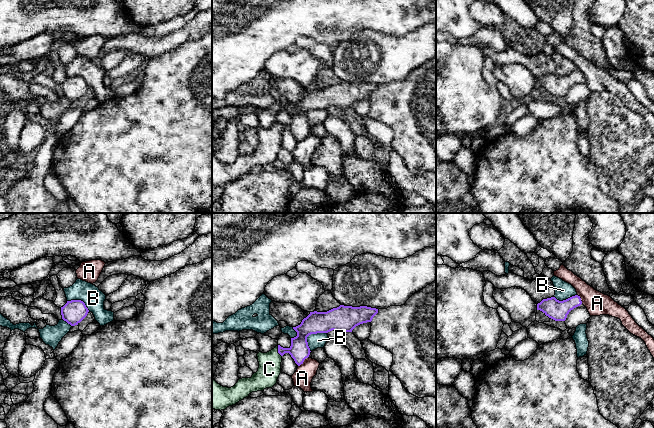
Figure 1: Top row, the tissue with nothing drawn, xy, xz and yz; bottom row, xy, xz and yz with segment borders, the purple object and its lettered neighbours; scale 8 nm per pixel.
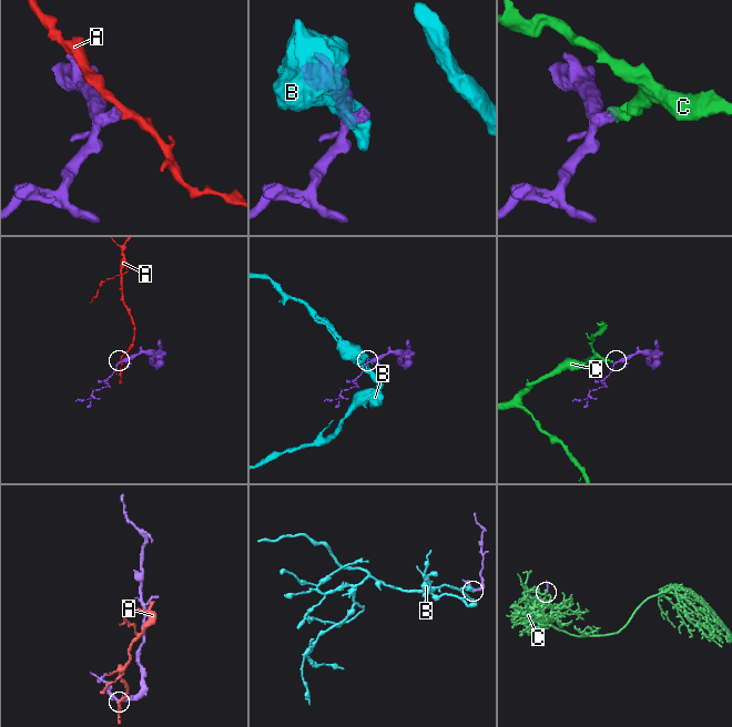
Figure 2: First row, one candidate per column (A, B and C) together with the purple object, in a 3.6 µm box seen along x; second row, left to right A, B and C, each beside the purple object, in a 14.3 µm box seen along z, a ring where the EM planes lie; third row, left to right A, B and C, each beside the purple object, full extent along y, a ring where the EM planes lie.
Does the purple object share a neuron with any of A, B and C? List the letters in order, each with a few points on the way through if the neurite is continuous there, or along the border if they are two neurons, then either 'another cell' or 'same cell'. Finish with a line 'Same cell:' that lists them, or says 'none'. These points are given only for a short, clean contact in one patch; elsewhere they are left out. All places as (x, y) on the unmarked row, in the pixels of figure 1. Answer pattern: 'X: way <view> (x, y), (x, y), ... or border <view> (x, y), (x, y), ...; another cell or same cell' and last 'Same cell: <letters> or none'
A: border xz (308, 132), (298, 142); another cell
B: another cell
C: way xz (299, 126), (278, 127), (270, 138), (269, 145); same cell
Same cell: C

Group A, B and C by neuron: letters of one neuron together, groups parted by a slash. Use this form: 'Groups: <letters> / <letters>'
Groups: A / B / C

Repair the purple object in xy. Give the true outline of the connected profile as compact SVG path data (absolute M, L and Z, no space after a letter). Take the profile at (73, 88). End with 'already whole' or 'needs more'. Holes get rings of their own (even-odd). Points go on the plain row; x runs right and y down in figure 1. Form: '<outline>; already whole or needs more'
M71 76L61 83L62 95L71 102L78 101L88 90L89 86L81 76Z; already whole

